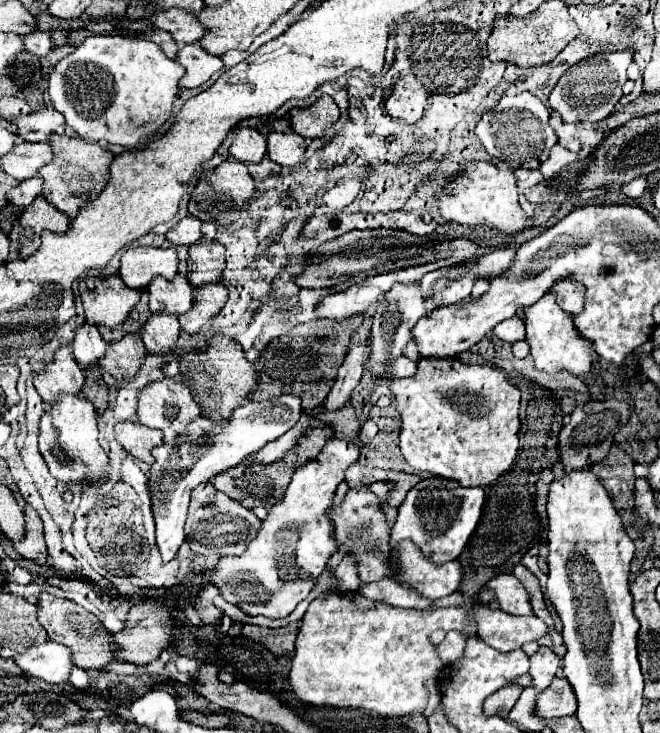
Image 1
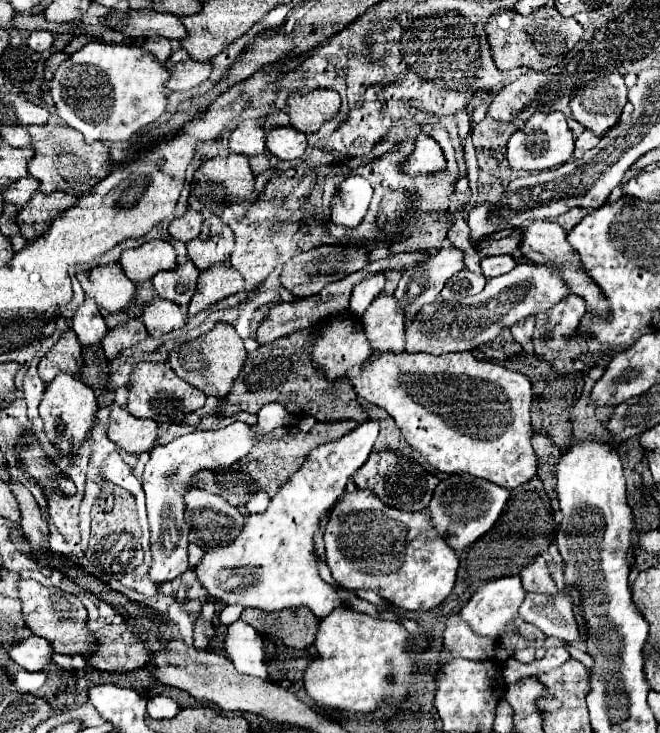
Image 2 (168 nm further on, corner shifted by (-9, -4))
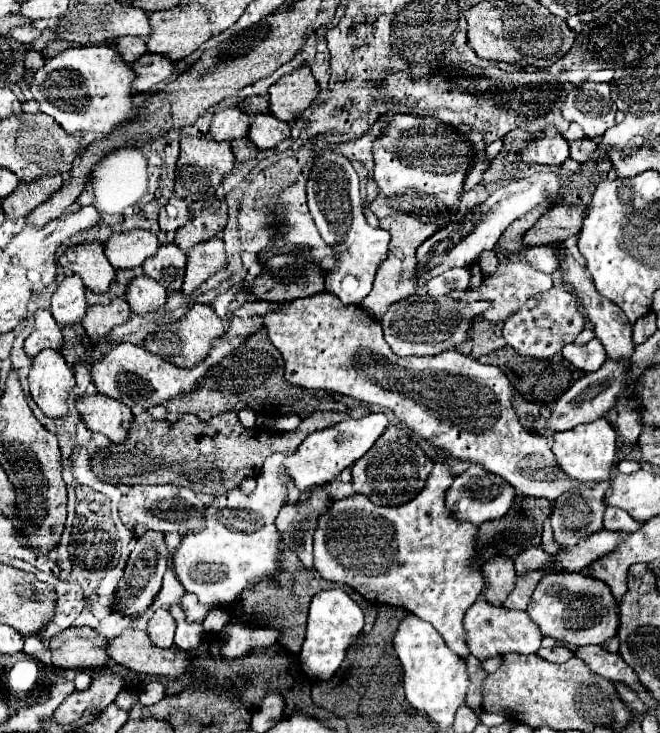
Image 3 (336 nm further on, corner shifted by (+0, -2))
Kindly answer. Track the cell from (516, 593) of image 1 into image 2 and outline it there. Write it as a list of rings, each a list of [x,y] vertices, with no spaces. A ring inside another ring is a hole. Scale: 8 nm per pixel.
[[[568,587],[554,595],[528,593],[520,607],[520,617],[528,623],[534,623],[544,635],[558,637],[568,643],[578,639],[580,627],[576,623]]]

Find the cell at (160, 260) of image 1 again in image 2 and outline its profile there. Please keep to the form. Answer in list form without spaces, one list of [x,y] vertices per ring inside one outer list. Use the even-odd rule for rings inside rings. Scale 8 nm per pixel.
[[[146,241],[136,249],[124,249],[120,265],[126,277],[134,283],[152,279],[158,271],[170,271],[176,267],[176,251],[168,241]]]

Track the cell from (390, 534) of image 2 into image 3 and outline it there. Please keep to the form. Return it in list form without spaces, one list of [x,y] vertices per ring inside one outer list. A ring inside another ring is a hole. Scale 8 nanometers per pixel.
[[[435,463],[425,489],[413,501],[401,507],[381,507],[359,493],[333,501],[327,513],[319,517],[317,531],[313,535],[313,557],[315,569],[323,579],[353,587],[373,605],[385,603],[415,613],[439,631],[453,653],[465,659],[469,655],[469,647],[463,617],[477,601],[483,581],[481,567],[477,561],[473,561],[477,527],[469,523],[457,523],[455,517],[445,509],[445,491],[453,483],[453,477],[455,475],[443,463]]]

